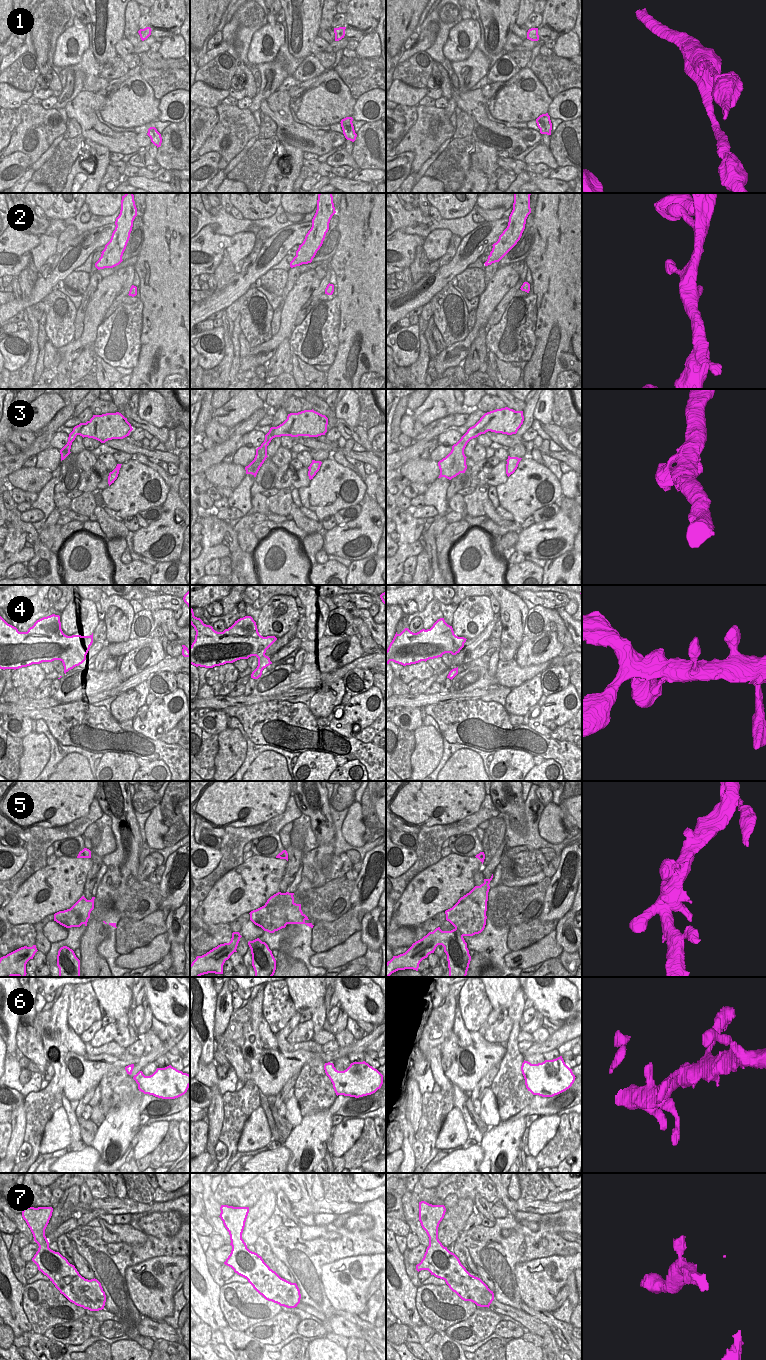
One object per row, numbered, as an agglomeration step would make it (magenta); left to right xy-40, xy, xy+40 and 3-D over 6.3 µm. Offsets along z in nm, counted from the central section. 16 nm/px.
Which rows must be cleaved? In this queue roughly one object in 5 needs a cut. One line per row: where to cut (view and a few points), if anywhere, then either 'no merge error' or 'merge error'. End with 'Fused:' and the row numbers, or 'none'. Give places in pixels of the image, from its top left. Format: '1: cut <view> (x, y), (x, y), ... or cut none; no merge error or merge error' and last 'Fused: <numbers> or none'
1: cut none; no merge error
2: cut none; no merge error
3: cut none; no merge error
4: cut none; no merge error
5: cut none; no merge error
6: cut none; no merge error
7: cut none; no merge error
Fused: none

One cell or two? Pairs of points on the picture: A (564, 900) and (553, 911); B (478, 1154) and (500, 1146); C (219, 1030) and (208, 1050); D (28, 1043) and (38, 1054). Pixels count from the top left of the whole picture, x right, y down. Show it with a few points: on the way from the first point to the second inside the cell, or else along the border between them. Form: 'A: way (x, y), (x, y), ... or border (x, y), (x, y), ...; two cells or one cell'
A: way (562, 903), (556, 908); one cell
B: border (479, 1144), (483, 1151), (483, 1160), (481, 1162); two cells
C: border (215, 1014), (214, 1039); two cells
D: way (31, 1046), (35, 1051); one cell

